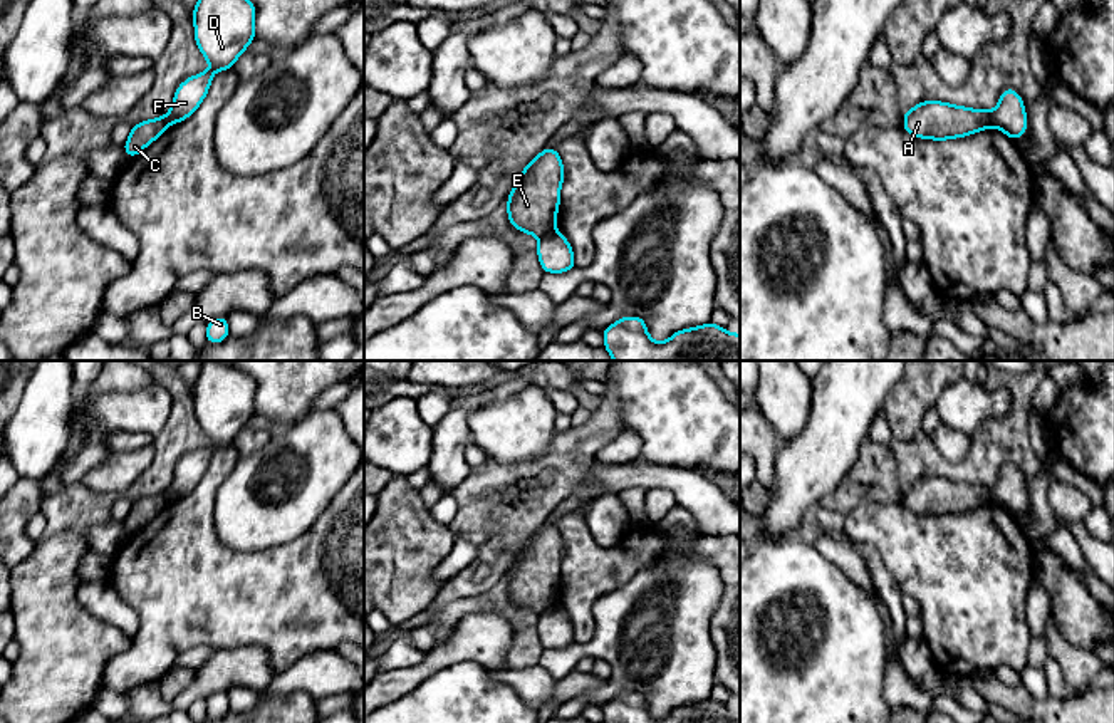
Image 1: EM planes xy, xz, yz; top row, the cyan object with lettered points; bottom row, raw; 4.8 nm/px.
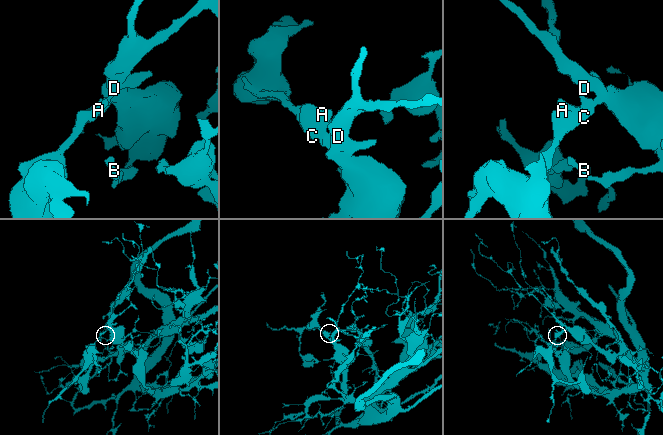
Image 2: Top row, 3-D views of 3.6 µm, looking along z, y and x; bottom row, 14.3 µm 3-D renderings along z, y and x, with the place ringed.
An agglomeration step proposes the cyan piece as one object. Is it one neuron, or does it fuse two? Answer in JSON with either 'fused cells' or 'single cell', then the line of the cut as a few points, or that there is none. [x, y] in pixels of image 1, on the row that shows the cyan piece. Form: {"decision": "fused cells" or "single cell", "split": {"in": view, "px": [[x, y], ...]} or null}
{"decision": "fused cells", "split": {"in": "xz", "px": [[552, 228], [541, 239]]}}

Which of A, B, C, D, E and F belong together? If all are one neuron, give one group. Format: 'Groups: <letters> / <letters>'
Groups: A C E / B D F

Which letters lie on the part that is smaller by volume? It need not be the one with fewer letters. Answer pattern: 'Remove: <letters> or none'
Remove: A, C, E

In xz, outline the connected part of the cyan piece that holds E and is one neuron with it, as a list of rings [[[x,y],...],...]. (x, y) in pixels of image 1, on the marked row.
[[[547,146],[527,163],[505,198],[512,226],[537,238],[549,235],[555,228],[562,183],[562,158]]]

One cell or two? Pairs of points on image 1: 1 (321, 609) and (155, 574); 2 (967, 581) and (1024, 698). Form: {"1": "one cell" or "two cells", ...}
{"1": "one cell", "2": "two cells"}

